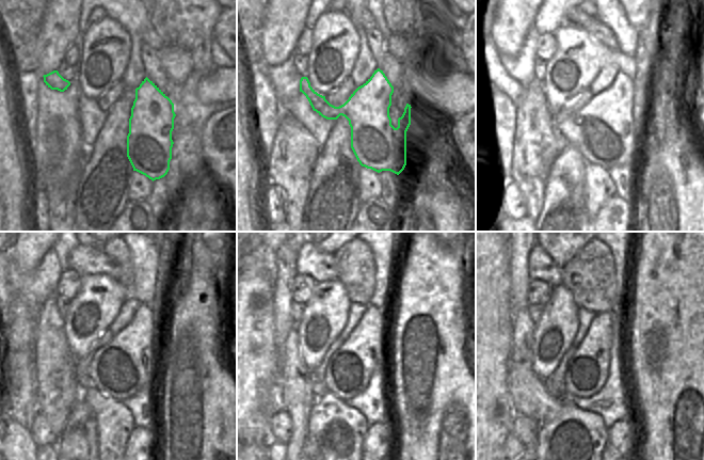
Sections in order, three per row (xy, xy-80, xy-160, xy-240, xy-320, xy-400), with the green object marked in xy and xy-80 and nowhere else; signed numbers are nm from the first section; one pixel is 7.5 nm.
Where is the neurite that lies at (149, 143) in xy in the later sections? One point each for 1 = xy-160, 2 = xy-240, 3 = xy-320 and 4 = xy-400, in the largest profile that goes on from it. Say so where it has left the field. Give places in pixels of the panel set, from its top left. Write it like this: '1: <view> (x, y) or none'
1: xy-160 (604, 131)
2: xy-240 (129, 363)
3: xy-320 (351, 367)
4: xy-400 (588, 369)

